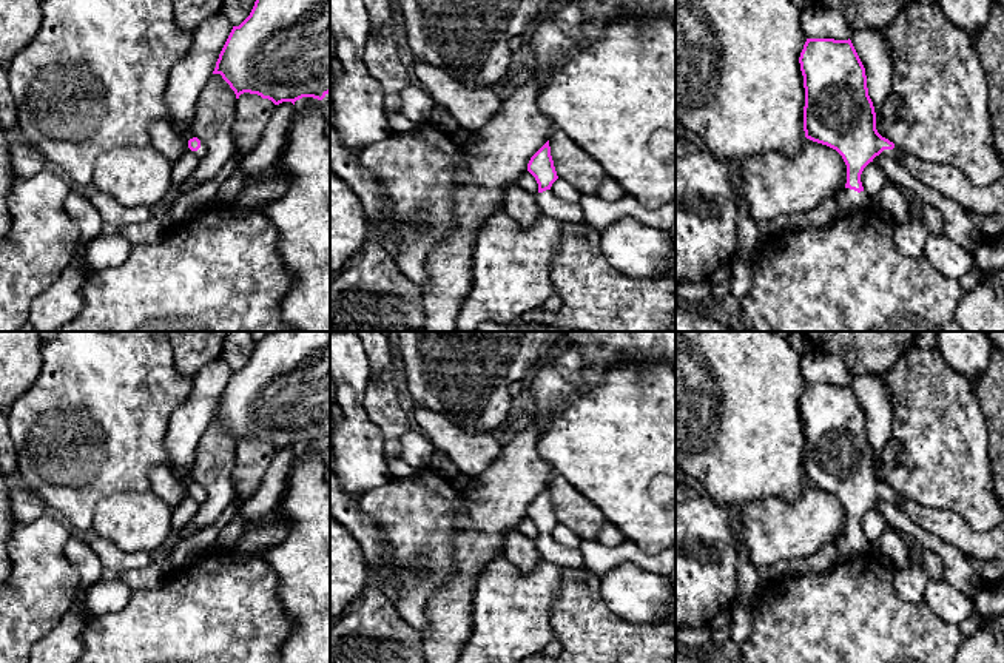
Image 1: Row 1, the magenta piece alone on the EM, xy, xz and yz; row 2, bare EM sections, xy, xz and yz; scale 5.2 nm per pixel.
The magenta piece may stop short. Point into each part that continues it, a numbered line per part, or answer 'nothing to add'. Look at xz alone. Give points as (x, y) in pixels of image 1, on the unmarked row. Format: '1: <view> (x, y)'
1: xz (548, 549)

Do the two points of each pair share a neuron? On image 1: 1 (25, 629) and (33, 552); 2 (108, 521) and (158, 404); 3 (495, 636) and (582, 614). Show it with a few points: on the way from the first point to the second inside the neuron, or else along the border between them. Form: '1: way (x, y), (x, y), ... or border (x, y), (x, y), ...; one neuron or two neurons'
1: way (25, 611), (33, 602), (33, 571); one neuron
2: border (148, 489), (114, 492), (97, 504), (93, 515); two neurons
3: border (562, 586), (554, 608), (554, 637); two neurons

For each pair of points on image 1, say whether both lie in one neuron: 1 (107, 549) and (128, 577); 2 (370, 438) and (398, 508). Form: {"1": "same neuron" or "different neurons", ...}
{"1": "different neurons", "2": "different neurons"}

